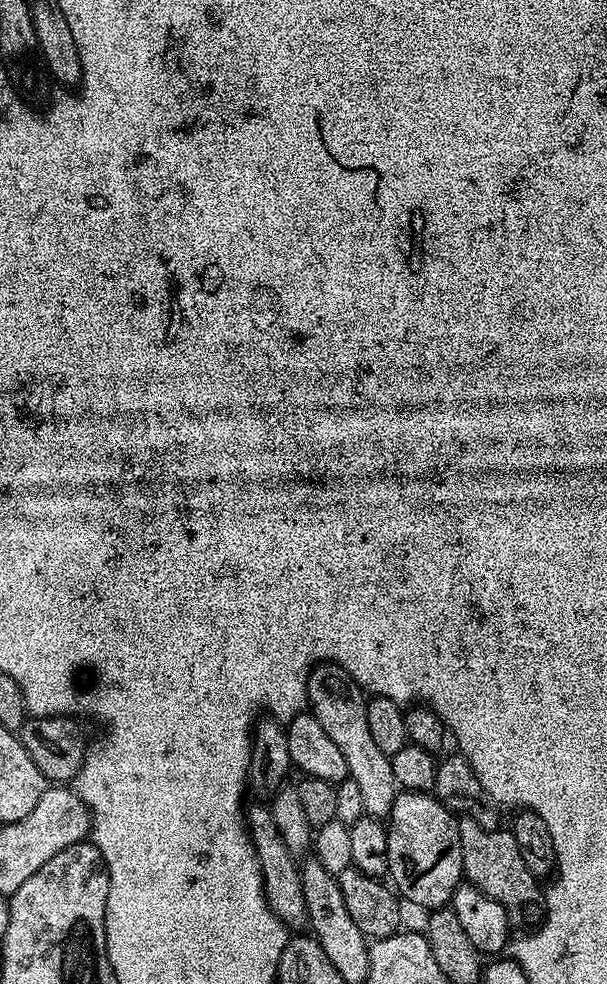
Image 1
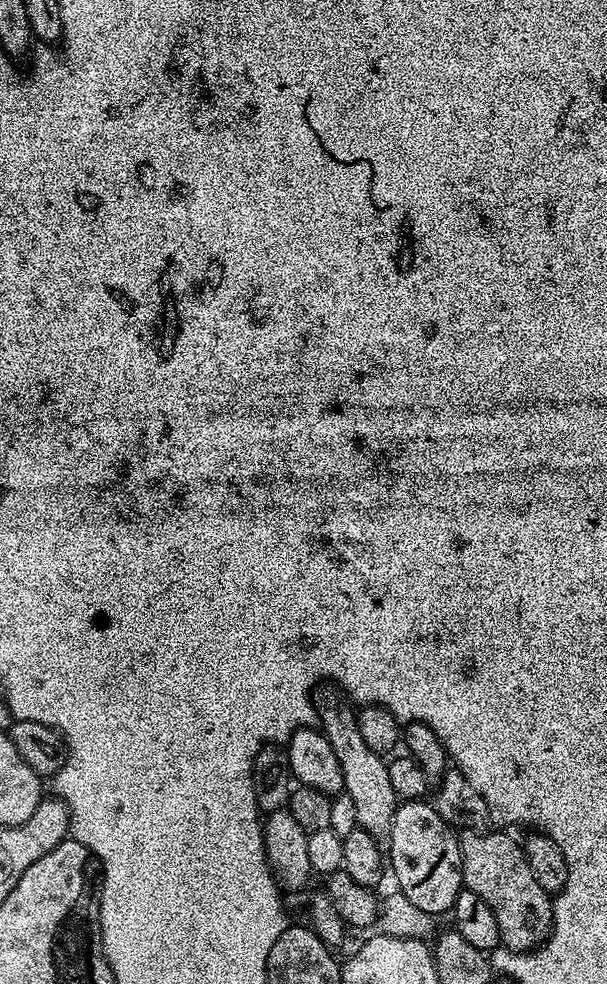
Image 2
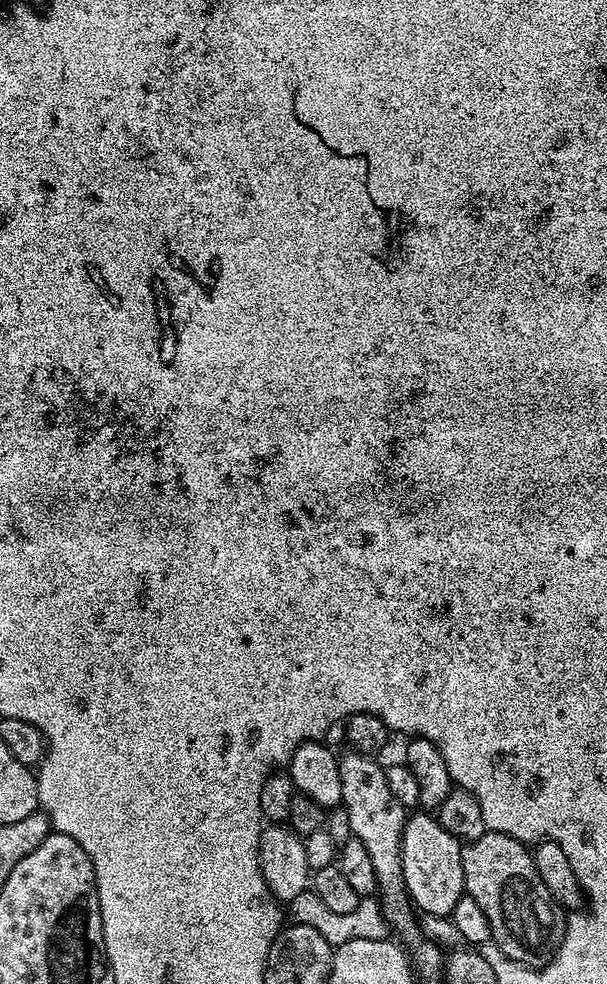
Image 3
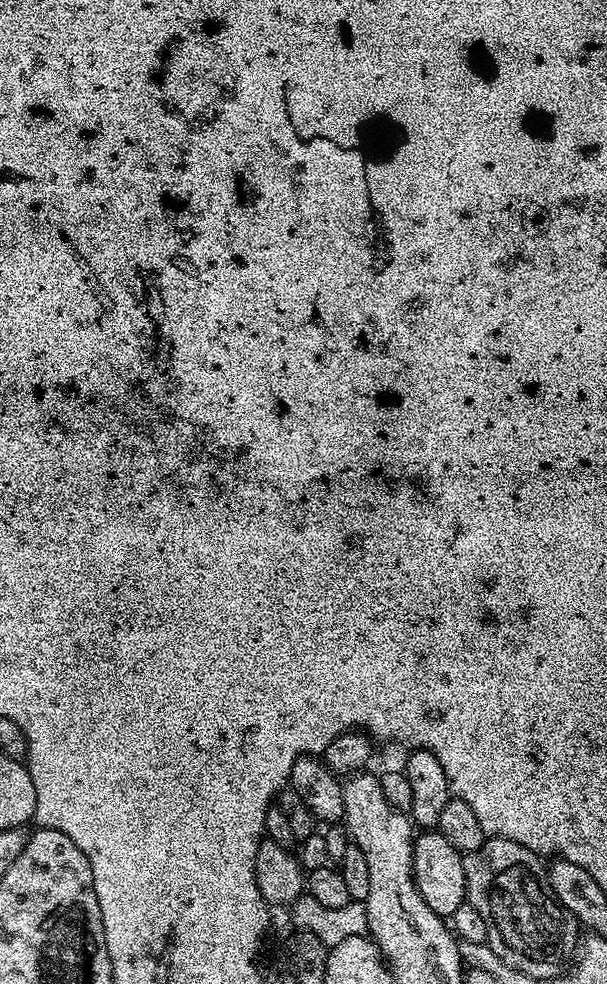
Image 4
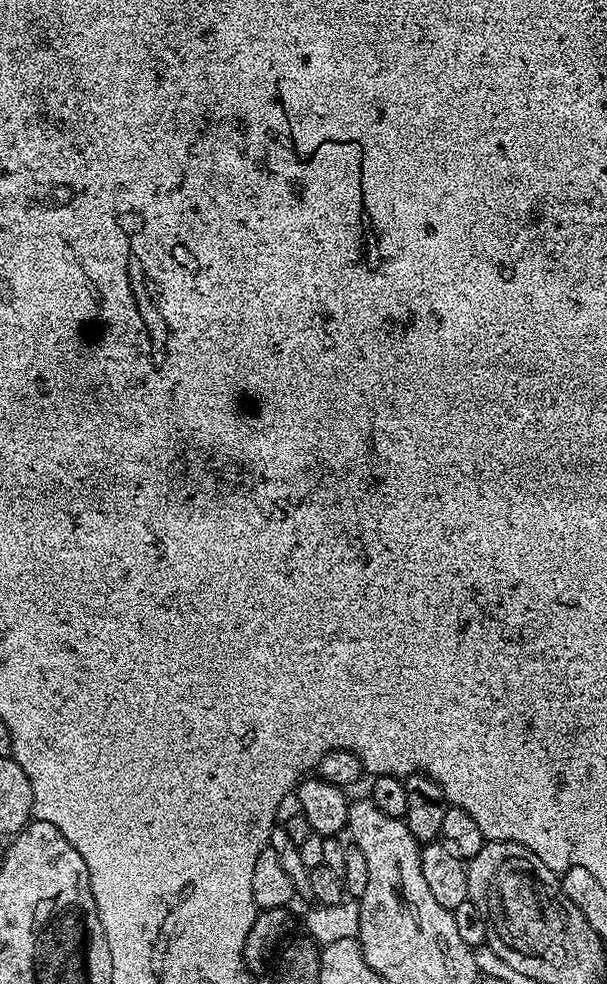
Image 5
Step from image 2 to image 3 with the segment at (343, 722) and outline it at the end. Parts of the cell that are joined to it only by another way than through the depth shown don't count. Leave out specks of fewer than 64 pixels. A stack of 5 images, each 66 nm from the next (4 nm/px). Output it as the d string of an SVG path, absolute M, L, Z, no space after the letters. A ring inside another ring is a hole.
M348 750L345 756L339 757L340 777L342 778L342 798L340 803L350 814L350 830L354 839L366 846L366 854L370 854L370 863L374 866L378 899L383 905L384 918L394 929L400 928L408 932L417 927L417 919L412 919L413 905L408 898L402 878L402 850L400 843L404 837L406 810L390 794L390 786L386 786L386 774L381 765L376 765L371 755L355 750Z

